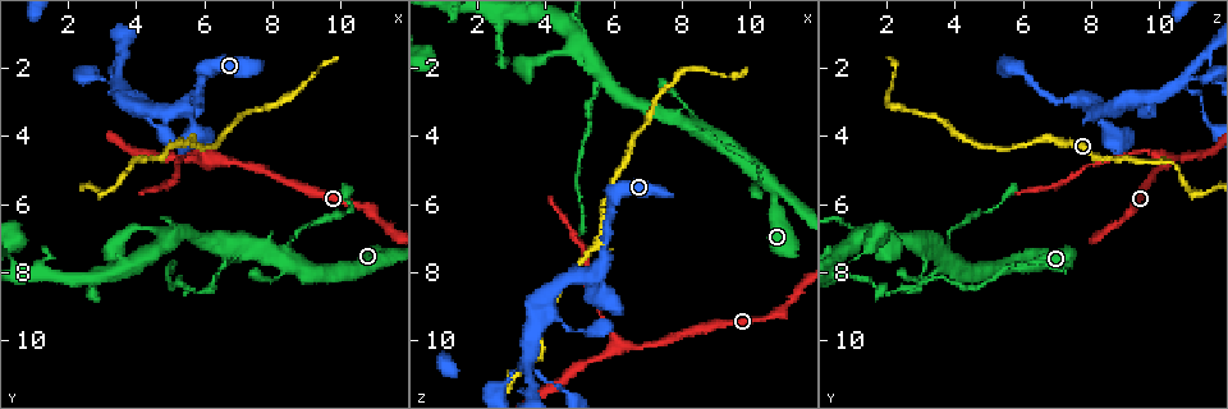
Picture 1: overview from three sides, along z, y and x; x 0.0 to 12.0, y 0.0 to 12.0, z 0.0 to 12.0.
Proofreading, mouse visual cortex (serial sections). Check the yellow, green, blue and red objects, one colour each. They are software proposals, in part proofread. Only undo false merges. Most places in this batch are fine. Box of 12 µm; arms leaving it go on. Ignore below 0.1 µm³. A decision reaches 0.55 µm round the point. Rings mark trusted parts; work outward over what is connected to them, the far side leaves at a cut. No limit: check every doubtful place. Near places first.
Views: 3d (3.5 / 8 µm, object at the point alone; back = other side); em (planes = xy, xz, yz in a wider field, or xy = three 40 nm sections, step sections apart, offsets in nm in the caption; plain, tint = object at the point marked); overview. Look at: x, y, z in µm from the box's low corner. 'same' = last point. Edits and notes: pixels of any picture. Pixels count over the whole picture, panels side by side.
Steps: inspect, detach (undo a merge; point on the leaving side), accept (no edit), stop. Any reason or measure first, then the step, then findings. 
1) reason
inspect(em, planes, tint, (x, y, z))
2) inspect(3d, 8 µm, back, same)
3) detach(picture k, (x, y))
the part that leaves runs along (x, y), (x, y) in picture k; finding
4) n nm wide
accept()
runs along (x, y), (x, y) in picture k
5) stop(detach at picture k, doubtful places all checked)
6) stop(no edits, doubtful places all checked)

arms part here
inspect(3d, 3.5 µm, (6.6, 7.1, 3.1))

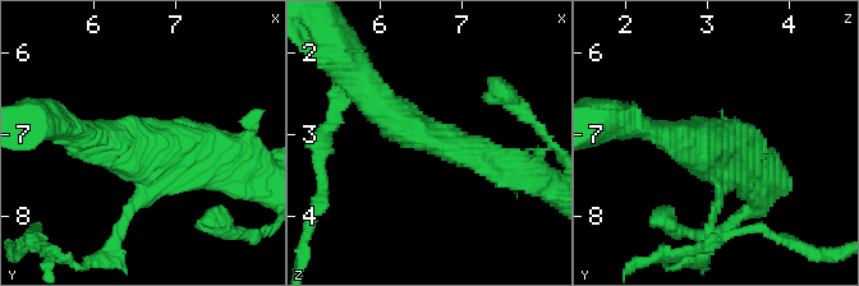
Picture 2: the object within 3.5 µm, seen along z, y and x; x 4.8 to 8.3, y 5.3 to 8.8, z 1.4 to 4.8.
3 arms; arms of 100, 400, 450 nm; need the tissue
inspect(em, xy, step 2, tint, (6.65, 7.05, 3.00))

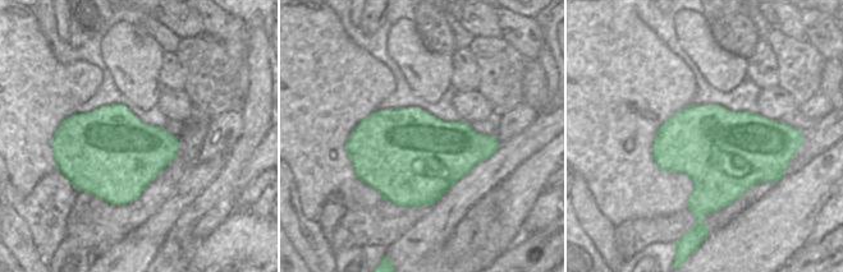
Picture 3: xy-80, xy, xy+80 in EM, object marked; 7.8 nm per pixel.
accept()
runs along (511, 169), (417, 133), (362, 87) in picture 2; all the same cell

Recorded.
four or more arms meet
inspect(3d, 8 µm, (3.5, 2.5, 10.7))

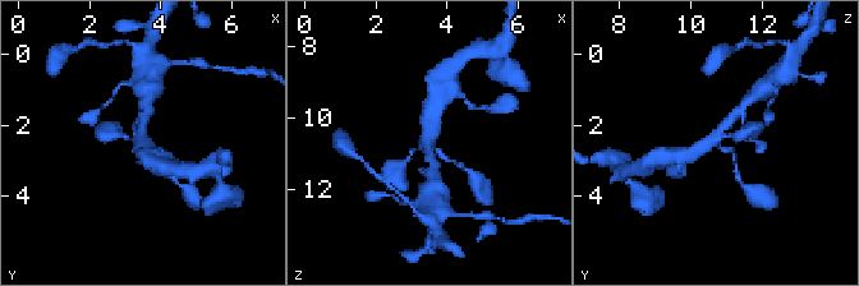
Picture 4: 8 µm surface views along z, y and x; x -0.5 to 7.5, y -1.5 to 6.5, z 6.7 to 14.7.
4 arms; arms of 150, 150, 300, 400 nm; need the tissue
inspect(em, xy, step 1, tint, (3.5, 2.5, 10.6))

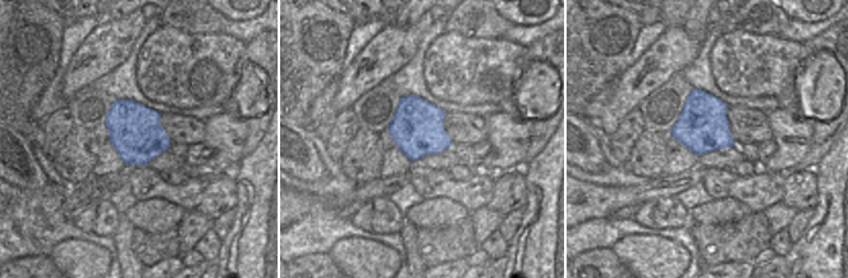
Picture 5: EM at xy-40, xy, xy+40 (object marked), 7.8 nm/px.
accept()
runs along (680, 153), (713, 142), (735, 112) in picture 4; all the same cell

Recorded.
three arms meet
inspect(3d, 3.5 µm, (6.2, 4.7, 10.1))

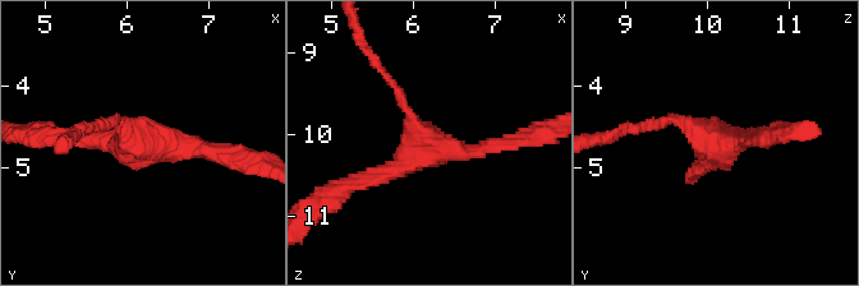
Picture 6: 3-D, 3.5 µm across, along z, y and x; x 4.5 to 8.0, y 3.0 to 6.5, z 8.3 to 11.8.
3 arms; arms of 100, 200, 200 nm
inspect(em, xy, step 2, plain, (6.15, 4.70, 10.10))

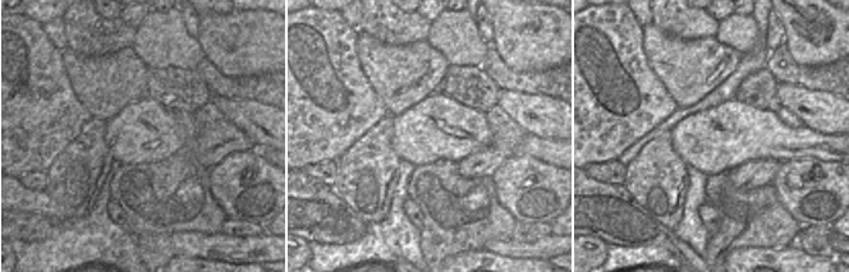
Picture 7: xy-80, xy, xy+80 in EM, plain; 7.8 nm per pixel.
inspect(em, xy, step 2, tint, same)

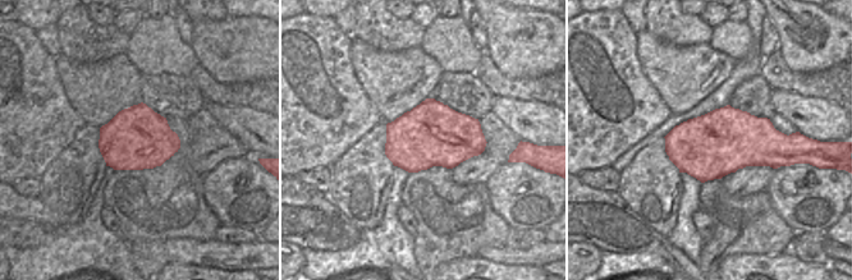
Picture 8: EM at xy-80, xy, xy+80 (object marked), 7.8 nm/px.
accept()
all the same cell

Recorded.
abrupt turn
inspect(3d, 8 µm, (5.8, 8.6, 2.6))

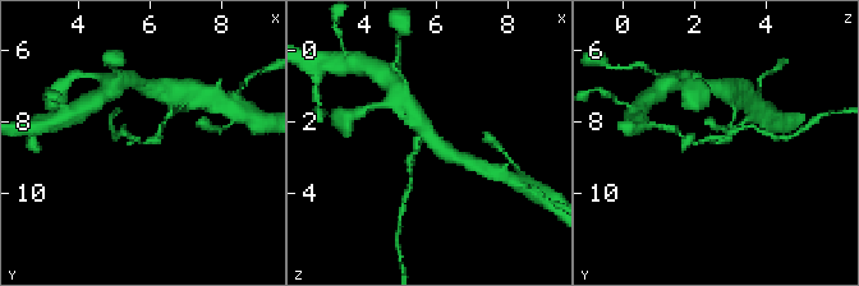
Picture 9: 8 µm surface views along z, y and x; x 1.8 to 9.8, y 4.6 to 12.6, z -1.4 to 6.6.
now the EM
inspect(em, xy, step 1, tint, (5.8, 8.7, 2.6))

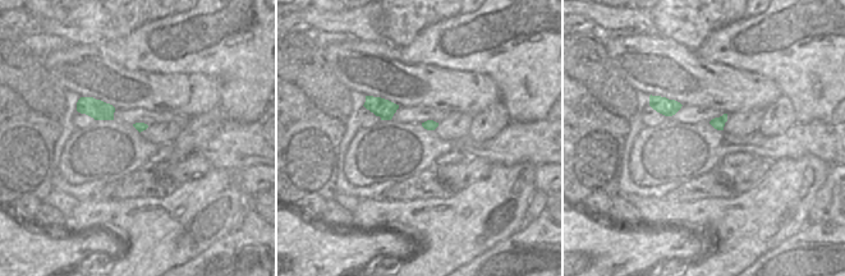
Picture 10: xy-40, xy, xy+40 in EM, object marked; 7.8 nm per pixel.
accept()
runs along (161, 124), (147, 143), (123, 132) in picture 9; continuous, no second cell

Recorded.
stop(no edits, doubtful places all checked)

